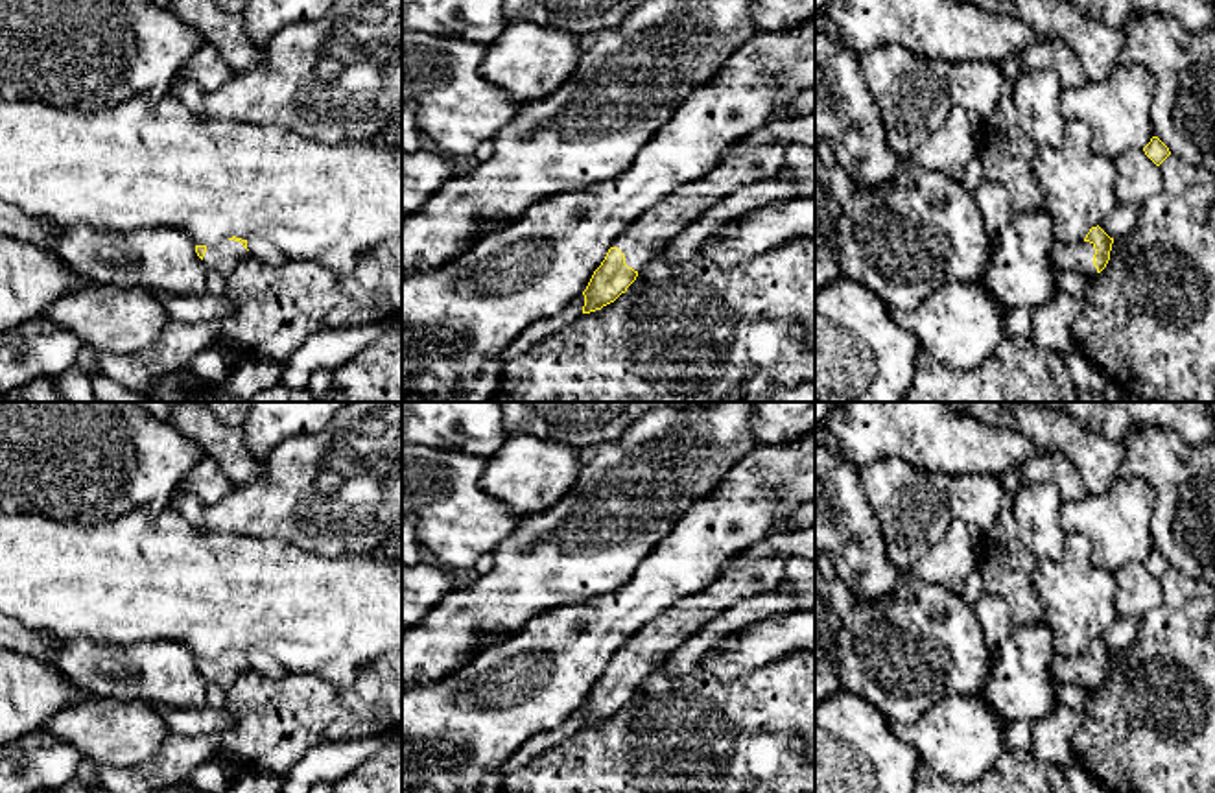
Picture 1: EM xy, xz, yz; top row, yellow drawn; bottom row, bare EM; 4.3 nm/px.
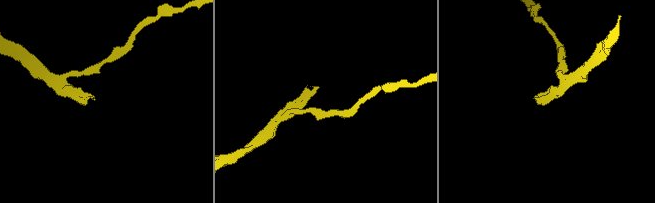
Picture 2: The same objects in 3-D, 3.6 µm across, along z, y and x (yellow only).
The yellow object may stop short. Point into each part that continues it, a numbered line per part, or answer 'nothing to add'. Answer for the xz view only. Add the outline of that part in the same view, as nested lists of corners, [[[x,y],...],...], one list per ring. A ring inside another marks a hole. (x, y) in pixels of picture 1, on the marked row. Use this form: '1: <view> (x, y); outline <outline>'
1: xz (758, 159); outline [[[815,89],[776,109],[767,127],[741,140],[741,149],[723,159],[714,173],[680,184],[640,216],[614,243],[625,254],[625,264],[640,273],[673,236],[730,195],[739,184],[776,177],[784,170],[785,153],[769,140],[769,133],[811,112],[815,112]]]

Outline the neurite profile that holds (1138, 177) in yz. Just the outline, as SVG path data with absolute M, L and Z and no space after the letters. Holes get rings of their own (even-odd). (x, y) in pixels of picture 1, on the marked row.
M1132 149L1114 159L1115 199L1121 205L1141 205L1160 194L1163 177L1143 149Z

